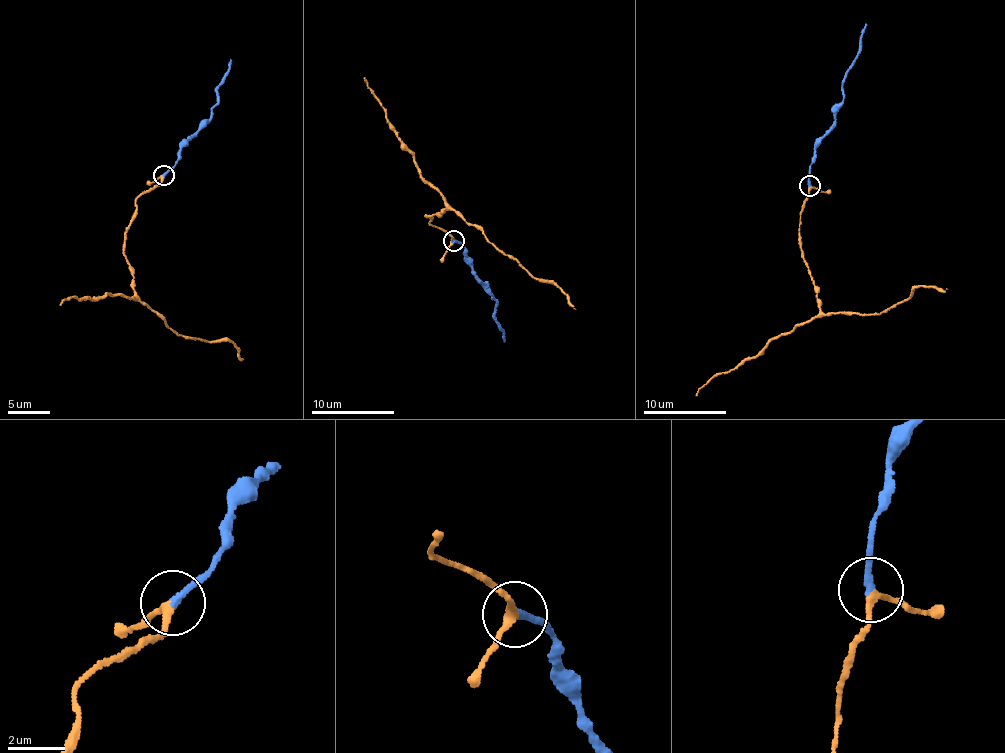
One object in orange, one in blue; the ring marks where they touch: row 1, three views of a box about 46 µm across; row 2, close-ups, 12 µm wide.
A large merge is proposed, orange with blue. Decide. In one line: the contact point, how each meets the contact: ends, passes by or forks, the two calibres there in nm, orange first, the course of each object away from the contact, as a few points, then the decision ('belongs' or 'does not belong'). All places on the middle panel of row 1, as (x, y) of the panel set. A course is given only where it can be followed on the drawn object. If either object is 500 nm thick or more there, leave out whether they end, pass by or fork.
at (453, 241); orange passes by; blue ends there; 240 nm thick on the orange side, 240 nm on the other; orange runs (453, 241), (429, 222), (432, 215), (426, 217), (443, 208), (455, 210), (534, 277), (554, 283), (576, 308); blue runs (453, 241), (463, 244), (464, 257), (492, 295), (505, 342); belongs

